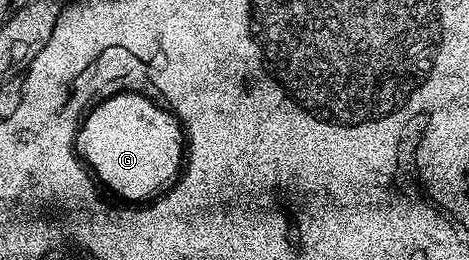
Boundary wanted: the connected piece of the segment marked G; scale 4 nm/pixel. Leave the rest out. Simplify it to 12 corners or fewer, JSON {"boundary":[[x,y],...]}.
{"boundary":[[142,95],[91,106],[78,158],[122,201],[179,178],[184,132]]}

